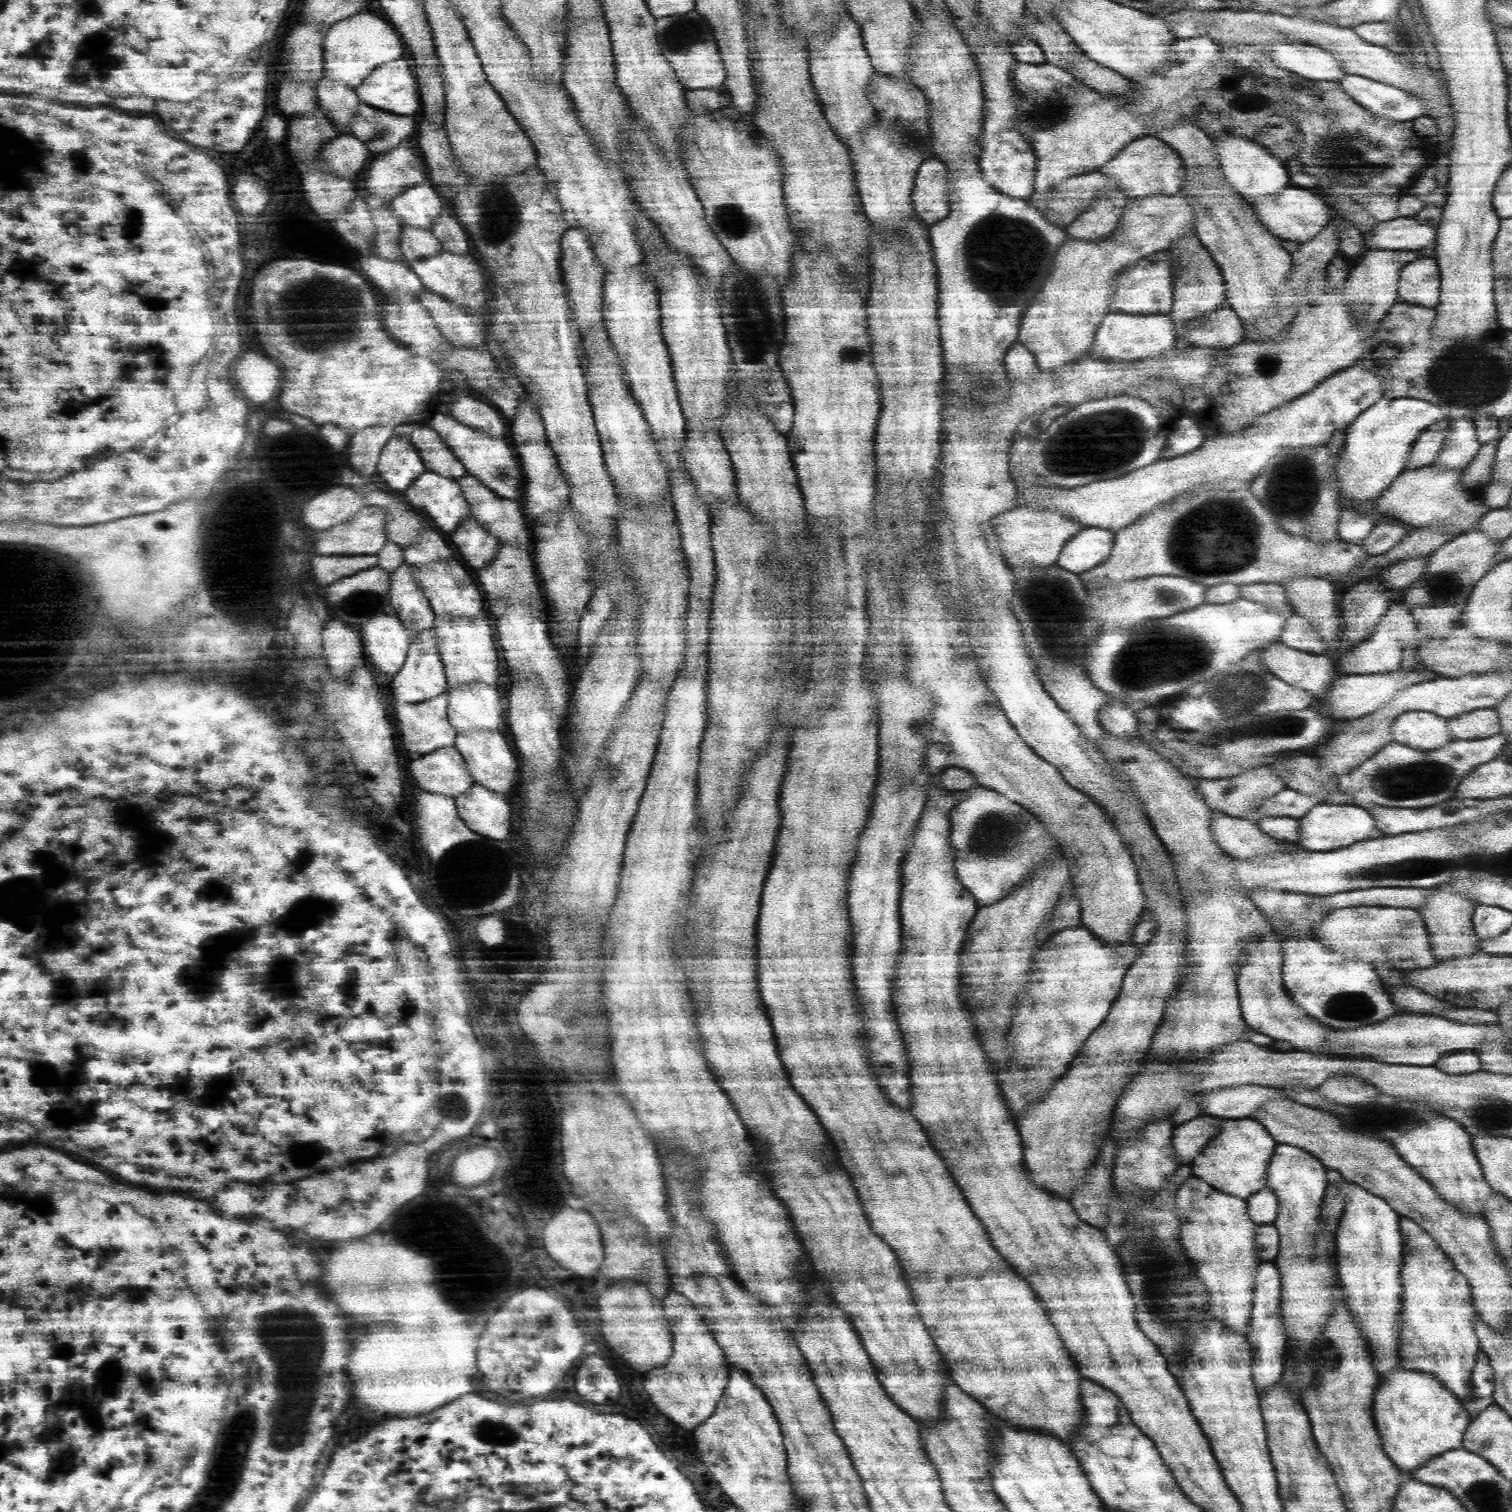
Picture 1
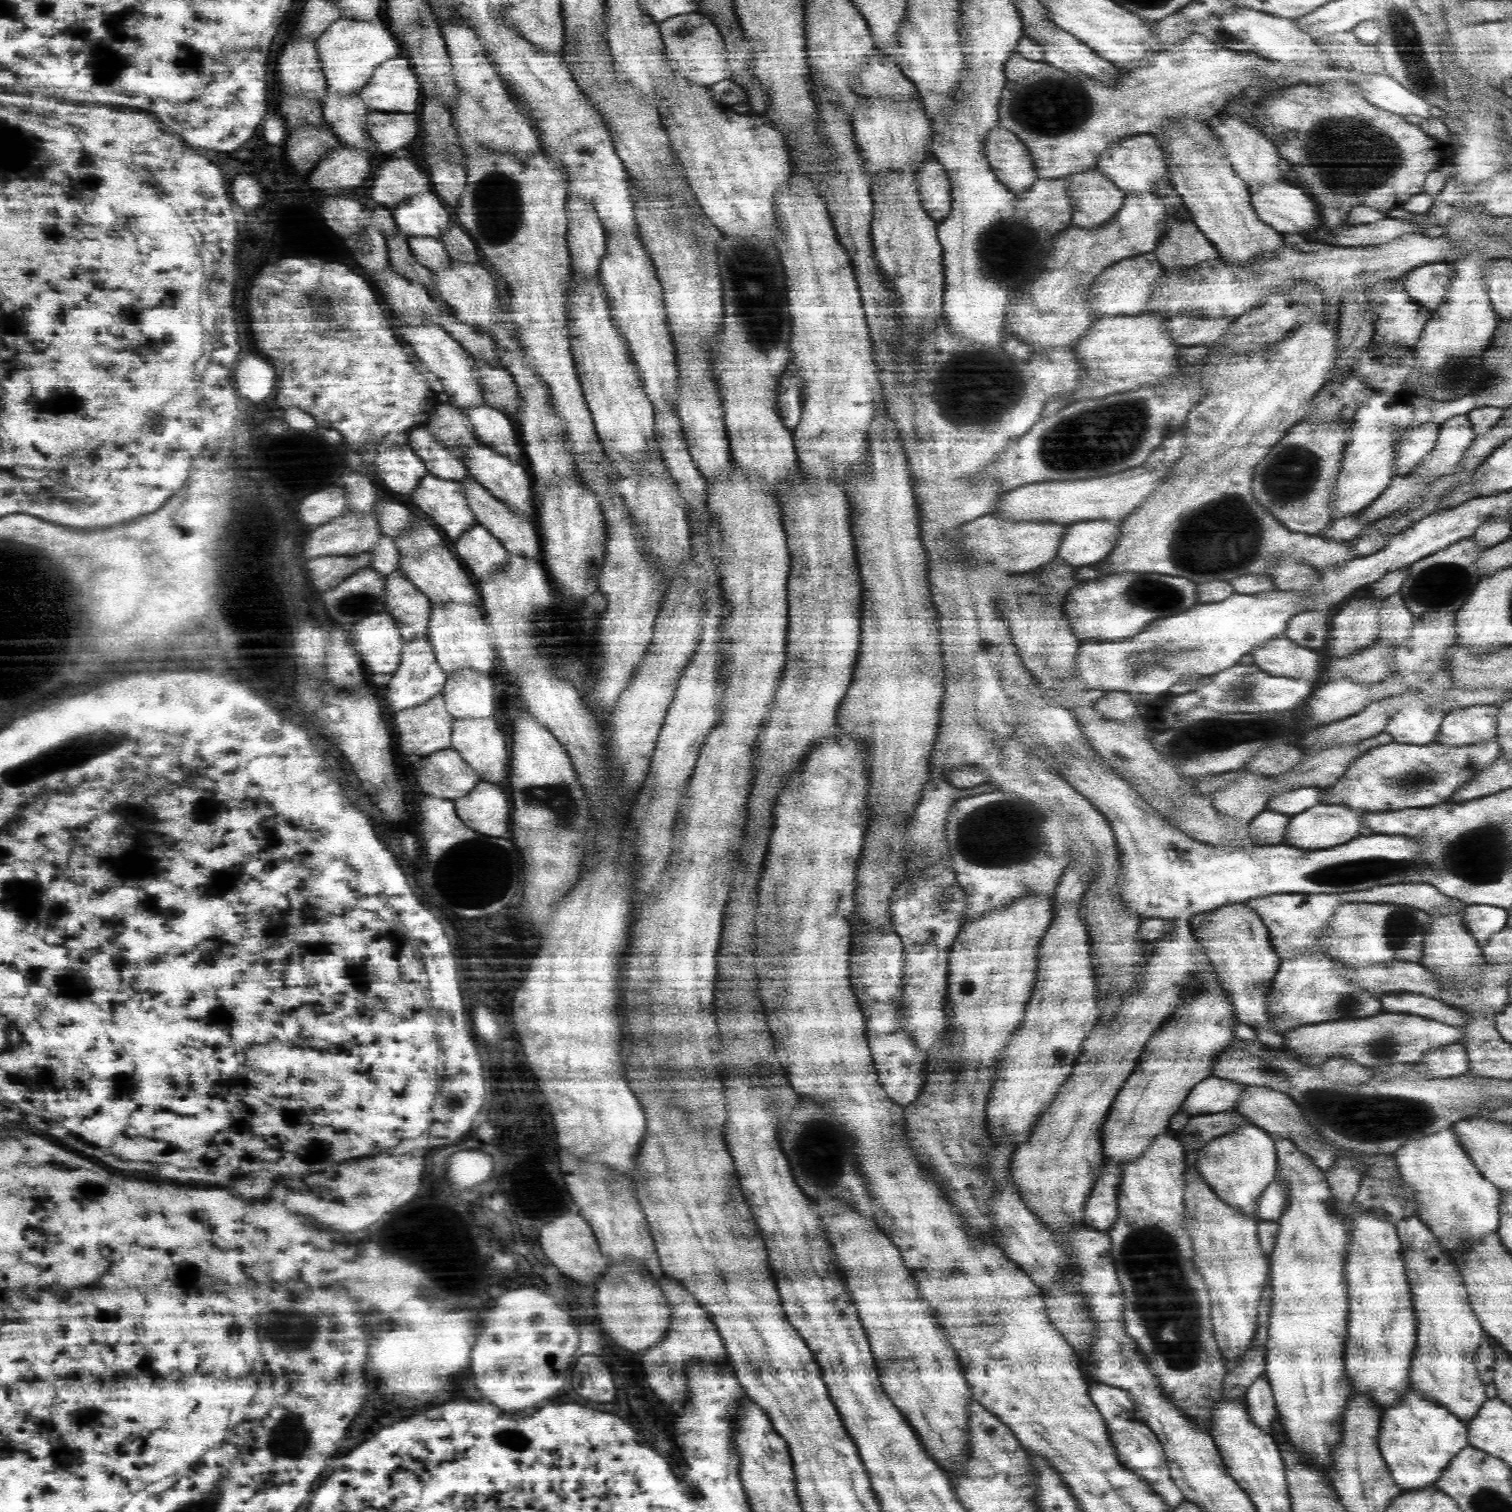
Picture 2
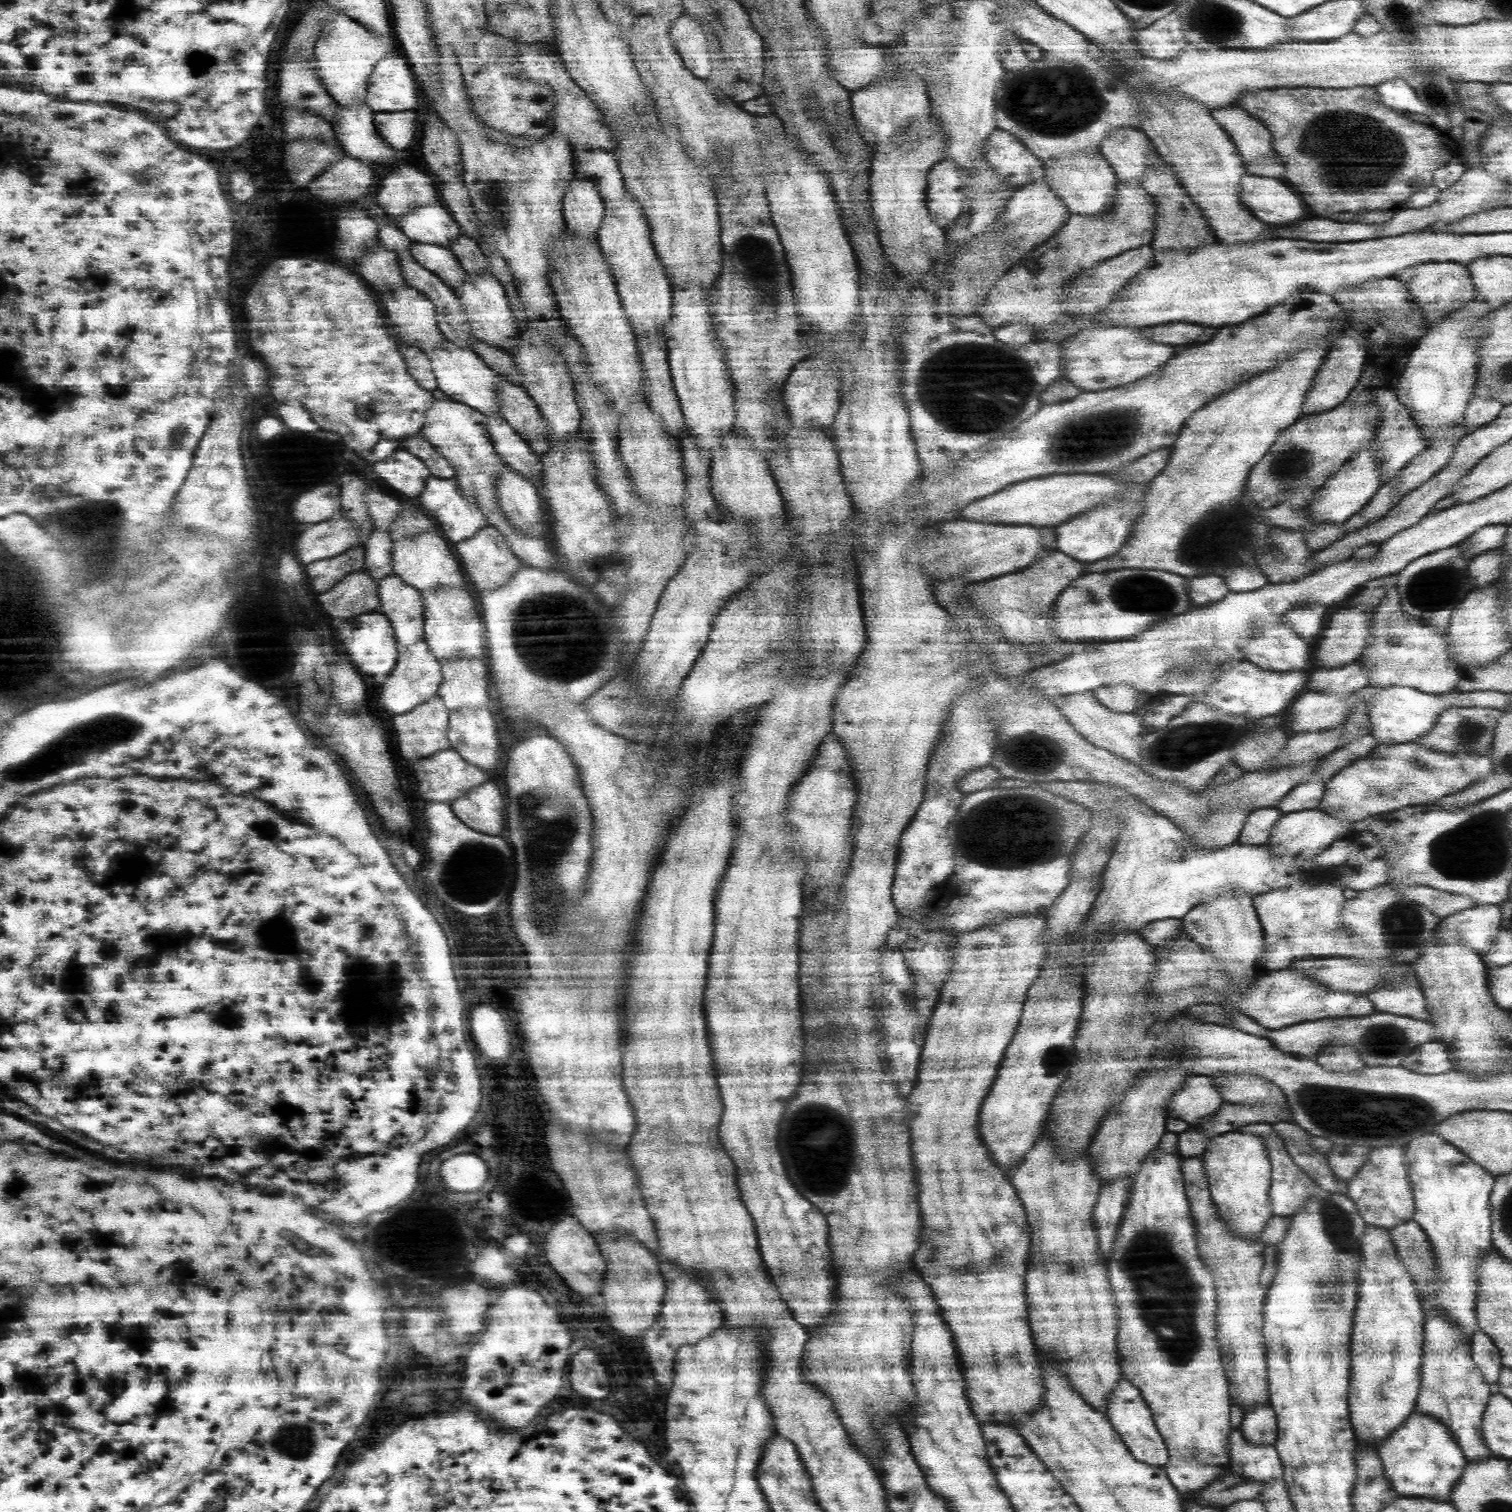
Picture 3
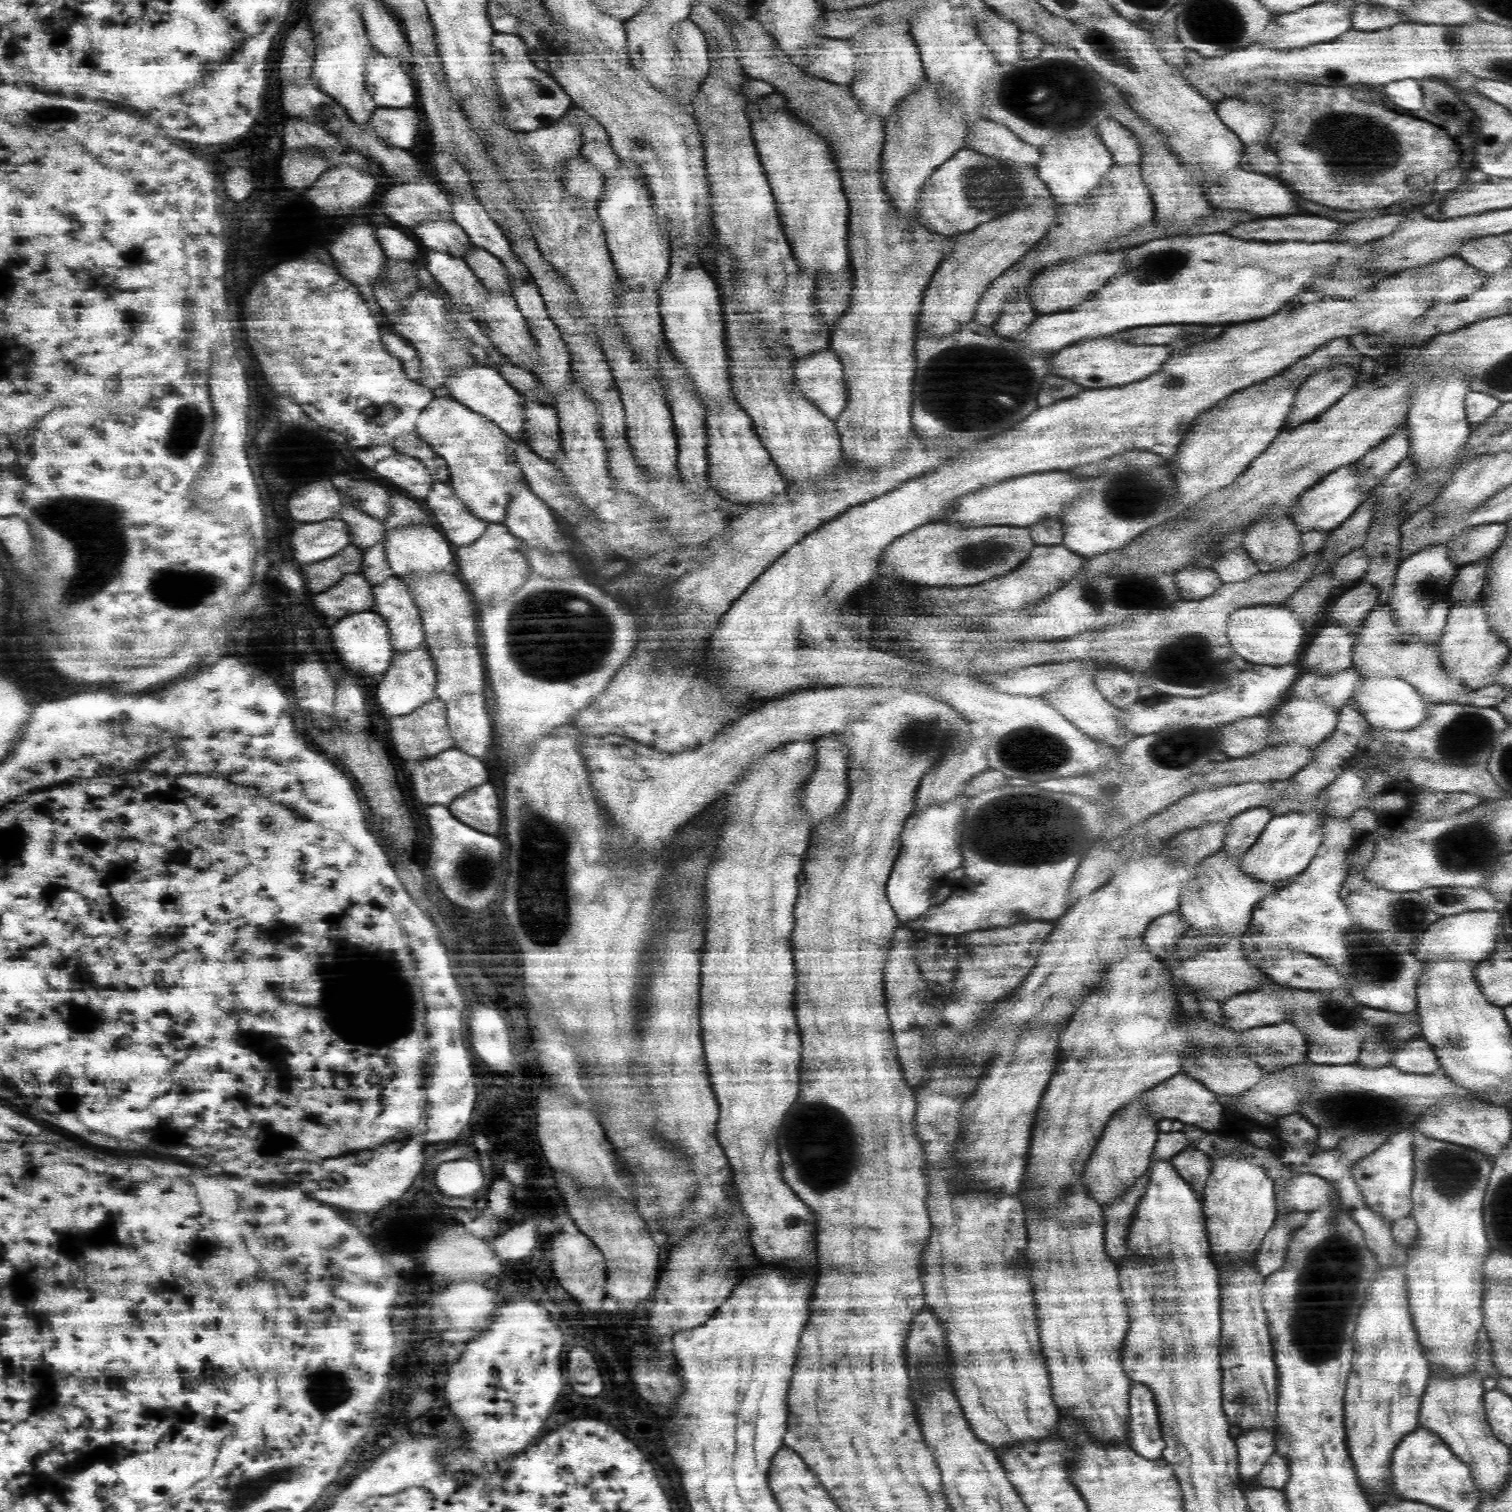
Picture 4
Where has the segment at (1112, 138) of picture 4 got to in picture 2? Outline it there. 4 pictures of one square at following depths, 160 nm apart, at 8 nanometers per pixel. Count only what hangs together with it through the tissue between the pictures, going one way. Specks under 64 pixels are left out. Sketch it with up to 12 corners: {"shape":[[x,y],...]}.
{"shape":[[1150,134],[1118,138],[1095,168],[1127,194],[1169,182]]}

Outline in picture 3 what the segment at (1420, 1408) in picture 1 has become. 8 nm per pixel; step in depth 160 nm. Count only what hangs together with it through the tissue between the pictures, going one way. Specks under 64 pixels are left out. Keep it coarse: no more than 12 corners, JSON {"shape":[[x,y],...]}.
{"shape":[[1416,1410],[1377,1453],[1395,1492],[1452,1500],[1468,1461]]}

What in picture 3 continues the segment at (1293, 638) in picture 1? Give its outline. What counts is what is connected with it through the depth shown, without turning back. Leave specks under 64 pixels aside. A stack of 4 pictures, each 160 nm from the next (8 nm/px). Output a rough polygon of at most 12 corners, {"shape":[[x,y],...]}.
{"shape":[[1310,602],[1288,610],[1283,620],[1302,638],[1325,630],[1324,606]]}

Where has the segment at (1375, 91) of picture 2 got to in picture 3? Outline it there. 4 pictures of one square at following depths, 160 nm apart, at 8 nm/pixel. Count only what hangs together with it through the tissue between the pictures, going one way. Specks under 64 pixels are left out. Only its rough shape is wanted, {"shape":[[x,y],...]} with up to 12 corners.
{"shape":[[1401,78],[1374,87],[1388,108],[1426,112],[1423,100]]}

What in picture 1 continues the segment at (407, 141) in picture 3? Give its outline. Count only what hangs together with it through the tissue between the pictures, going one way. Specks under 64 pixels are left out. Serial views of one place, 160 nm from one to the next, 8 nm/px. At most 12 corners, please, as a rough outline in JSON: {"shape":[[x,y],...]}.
{"shape":[[362,102],[349,128],[364,144],[384,140],[386,152],[417,130],[414,115]]}

